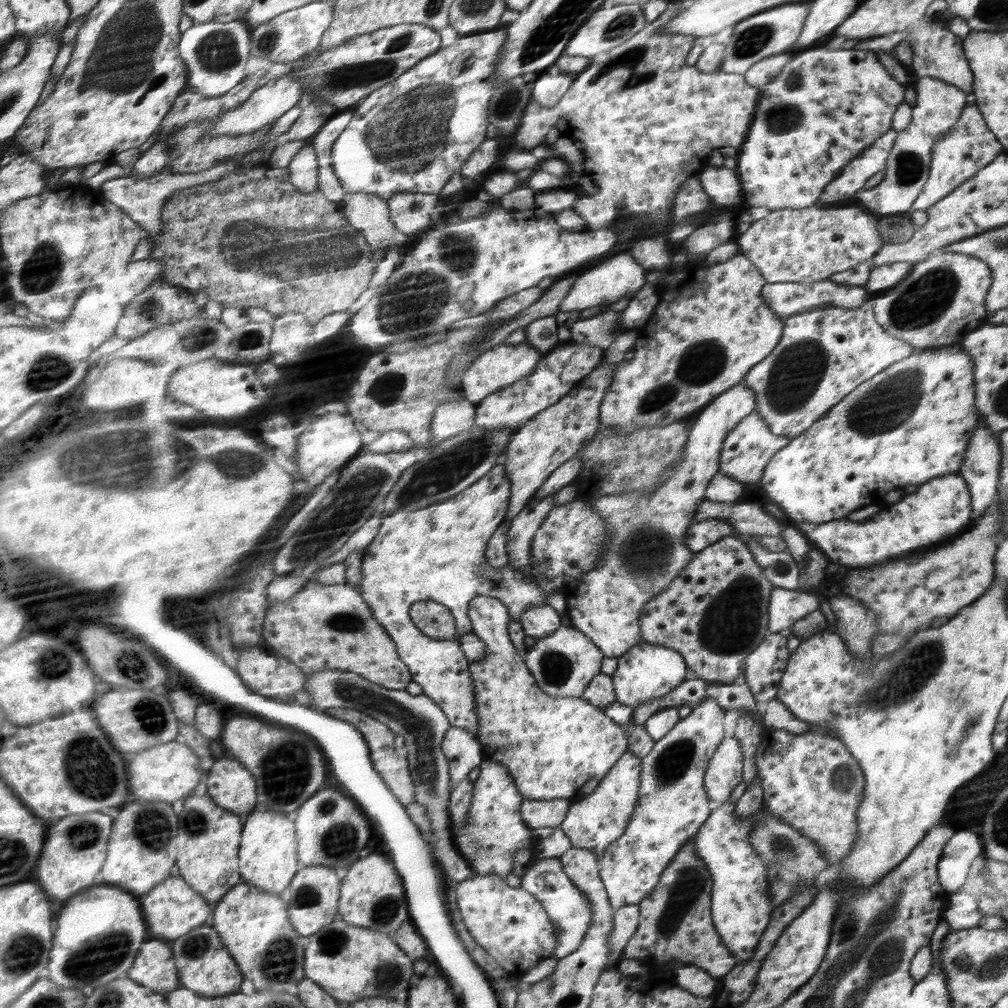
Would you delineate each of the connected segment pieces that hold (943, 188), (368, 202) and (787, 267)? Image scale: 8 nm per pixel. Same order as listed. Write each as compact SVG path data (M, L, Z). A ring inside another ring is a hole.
M967 105L955 128L949 130L946 136L932 150L932 178L928 177L928 186L924 185L924 194L920 194L920 202L916 202L916 210L927 210L936 202L942 201L948 193L954 192L964 181L970 180L976 173L988 166L996 157L1004 153L1004 146L999 142L988 126L984 114L976 105Z
M345 193L339 200L348 222L356 226L372 247L384 247L384 254L395 242L396 226L392 224L387 199L372 193Z
M816 204L802 209L771 211L762 220L753 222L746 232L739 234L737 245L739 252L759 267L769 284L810 283L830 279L836 273L854 269L861 262L874 257L884 246L878 231L878 217L875 214L864 212L856 206L822 207Z

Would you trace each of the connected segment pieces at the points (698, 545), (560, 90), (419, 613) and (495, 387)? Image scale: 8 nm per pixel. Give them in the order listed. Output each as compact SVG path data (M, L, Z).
M709 519L708 521L692 524L687 532L687 548L692 554L698 553L730 534L733 534L732 526L719 519Z
M542 74L533 84L531 100L544 108L552 108L573 84L570 74Z
M432 600L414 602L410 606L412 623L430 640L449 641L456 635L456 619L444 604Z
M504 342L492 350L487 350L464 371L461 386L466 399L474 404L479 403L486 396L530 375L532 371L536 370L536 365L541 358L540 351L527 342L520 344L506 344Z

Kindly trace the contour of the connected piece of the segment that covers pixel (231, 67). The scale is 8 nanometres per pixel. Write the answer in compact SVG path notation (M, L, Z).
M224 19L216 21L203 22L203 24L195 24L189 30L183 33L183 41L180 43L180 52L187 60L187 66L190 69L189 84L194 91L206 97L222 96L228 94L230 90L238 84L242 84L244 79L249 75L246 72L248 68L248 56L250 55L250 30L247 22L244 20L225 22Z

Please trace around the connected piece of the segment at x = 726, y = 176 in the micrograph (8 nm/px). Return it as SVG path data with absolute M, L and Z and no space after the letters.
M706 164L698 178L713 207L732 207L738 211L745 207L739 170Z

